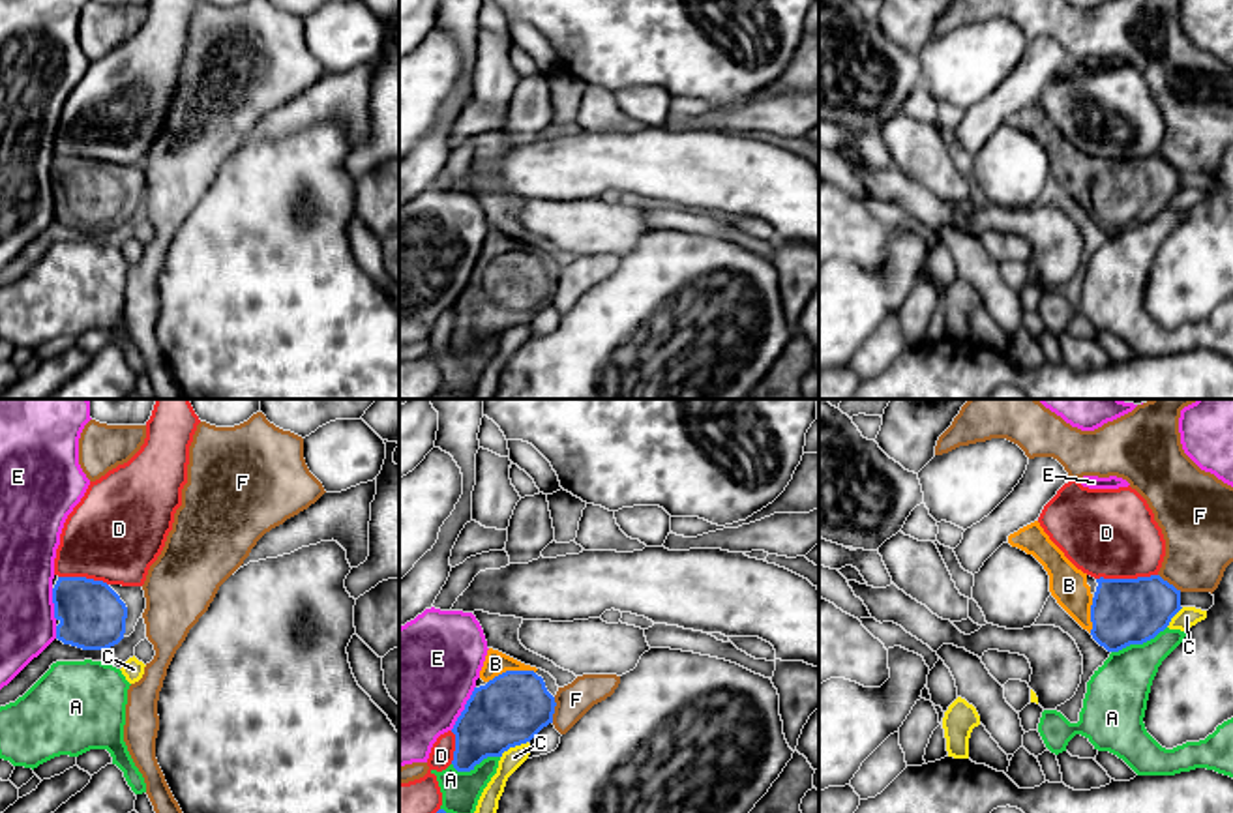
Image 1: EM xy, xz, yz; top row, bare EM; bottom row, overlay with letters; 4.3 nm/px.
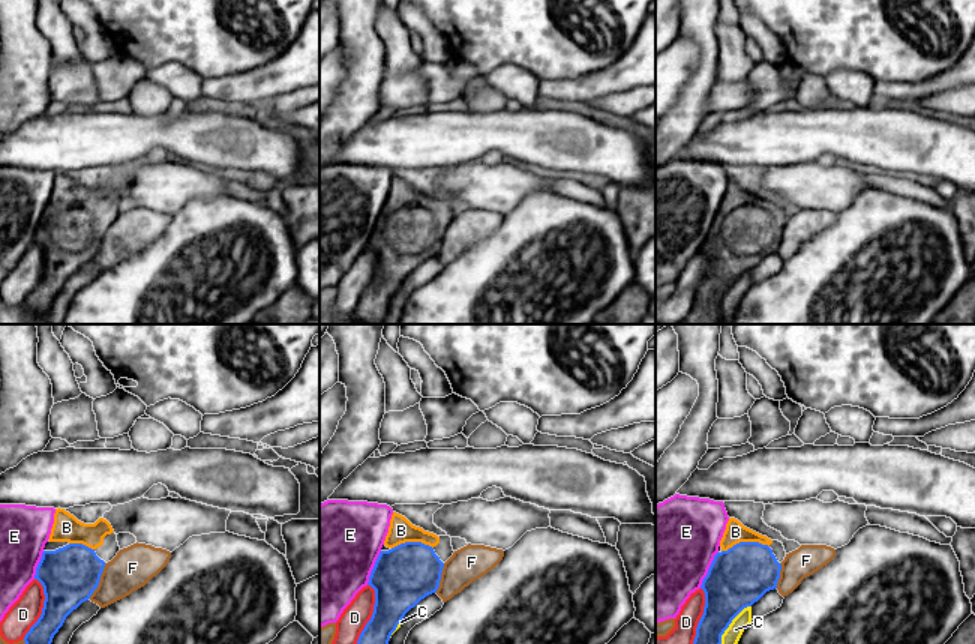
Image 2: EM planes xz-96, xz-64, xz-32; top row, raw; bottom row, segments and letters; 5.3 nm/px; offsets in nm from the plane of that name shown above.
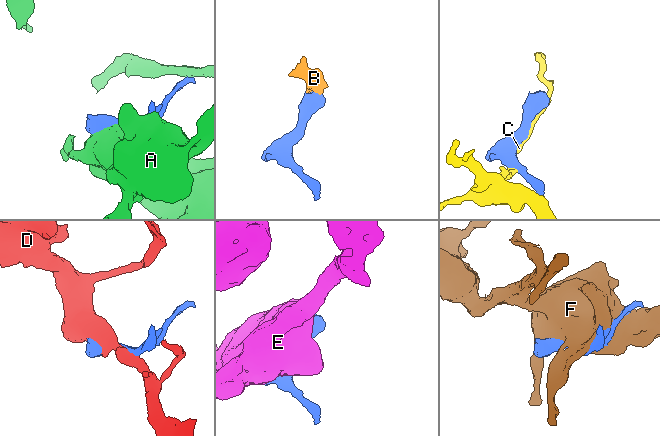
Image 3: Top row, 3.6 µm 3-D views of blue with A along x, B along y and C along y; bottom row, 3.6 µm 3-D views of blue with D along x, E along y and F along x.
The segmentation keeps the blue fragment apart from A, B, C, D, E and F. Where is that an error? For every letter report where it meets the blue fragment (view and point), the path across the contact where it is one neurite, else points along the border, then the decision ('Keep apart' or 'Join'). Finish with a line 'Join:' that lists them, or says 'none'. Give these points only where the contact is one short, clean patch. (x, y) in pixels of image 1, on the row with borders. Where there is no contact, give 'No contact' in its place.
A: Touches blue at yz (1138, 643). Keep apart
B: Touches blue at xz (510, 671). Path across: xz (514, 707), (510, 671), (495, 664). Join
C: Touches blue at xz (512, 746). Keep apart
D: Touches blue at yz (1127, 579). Keep apart
E: Touches blue at xz (465, 709). Keep apart
F: Touches blue at xz (553, 710). Keep apart
Join: B

